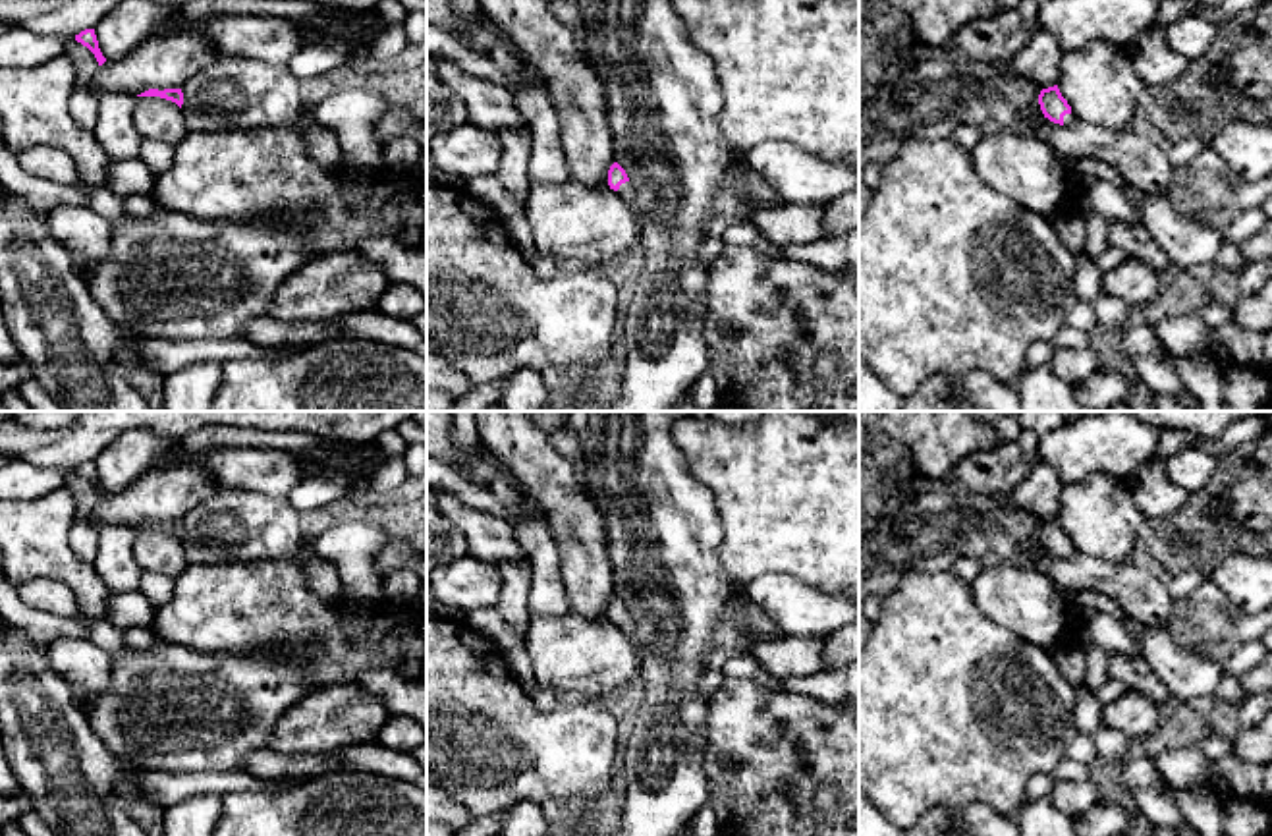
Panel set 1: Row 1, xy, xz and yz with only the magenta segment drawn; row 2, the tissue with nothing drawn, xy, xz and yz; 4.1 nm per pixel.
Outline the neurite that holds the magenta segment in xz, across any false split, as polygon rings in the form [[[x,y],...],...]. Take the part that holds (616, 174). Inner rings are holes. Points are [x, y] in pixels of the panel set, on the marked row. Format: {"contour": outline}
{"contour": [[[614,162],[614,164],[610,166],[610,170],[608,170],[608,185],[610,185],[610,189],[614,189],[622,199],[625,199],[625,201],[633,207],[633,210],[635,210],[635,214],[637,214],[637,203],[635,203],[633,187],[631,187],[631,183],[629,183],[629,178],[627,178],[625,170],[623,170],[618,162]]]}

